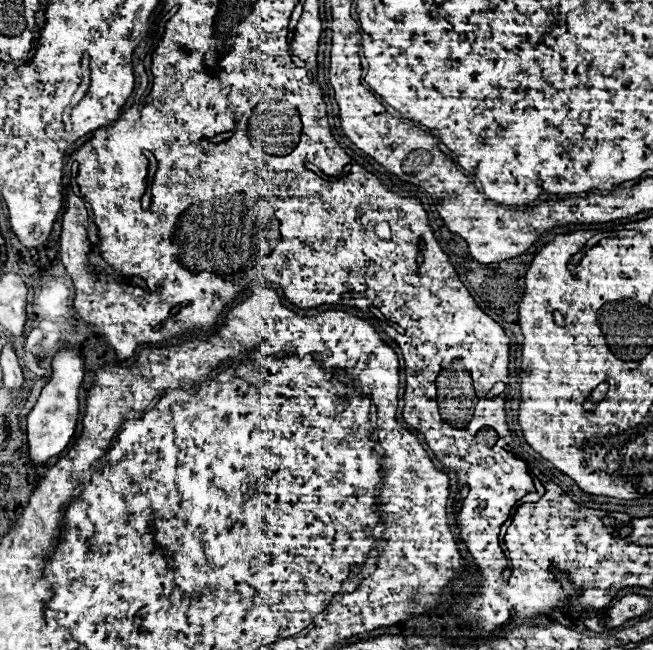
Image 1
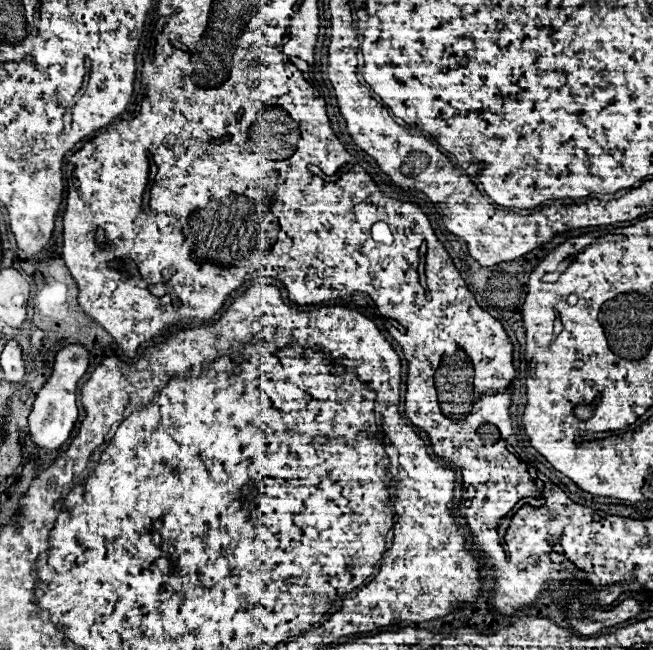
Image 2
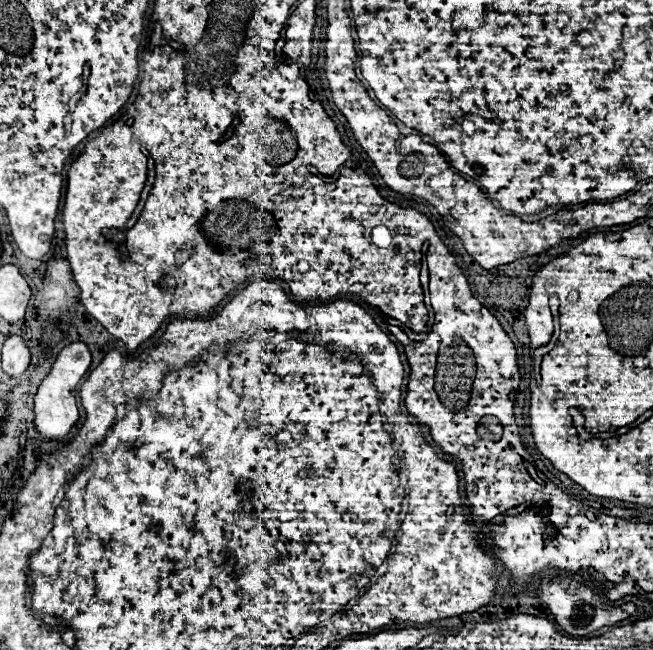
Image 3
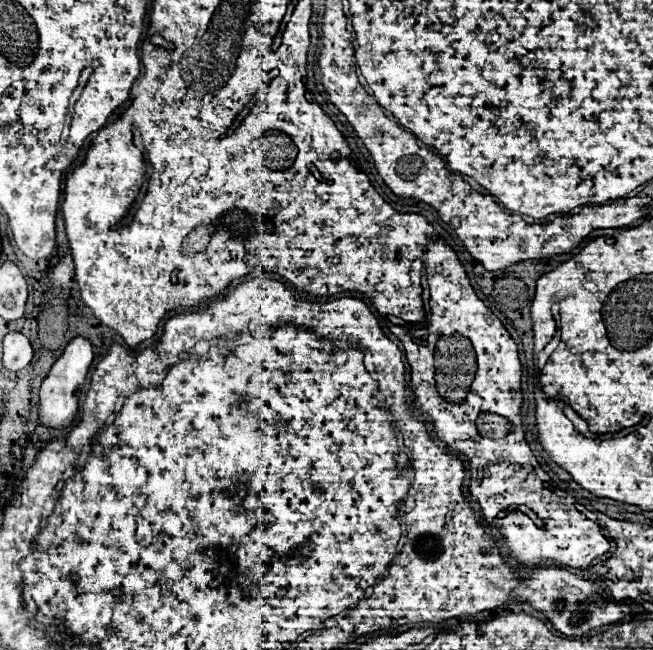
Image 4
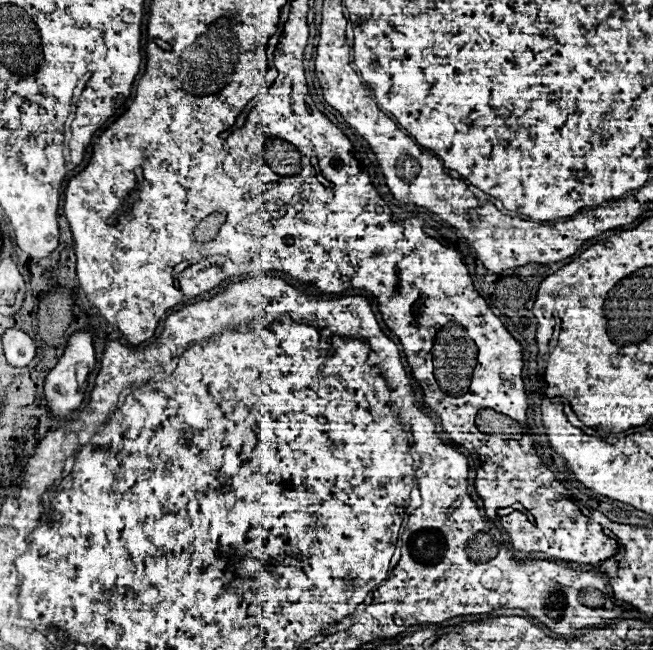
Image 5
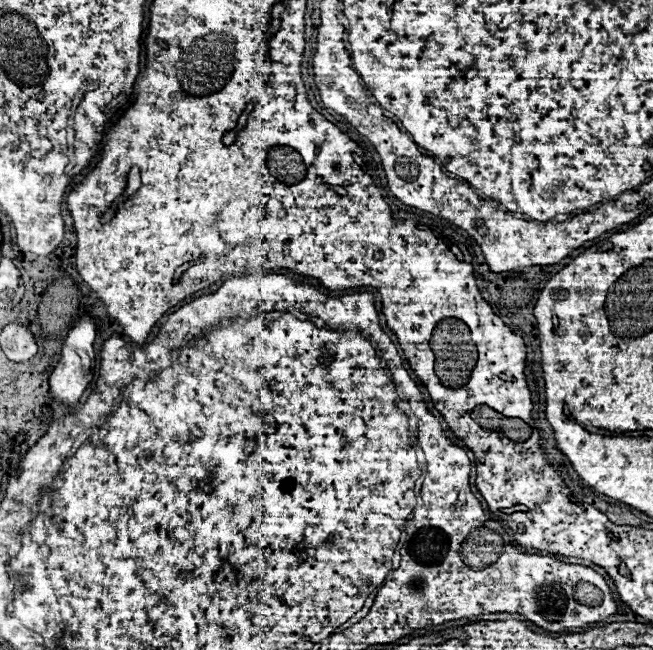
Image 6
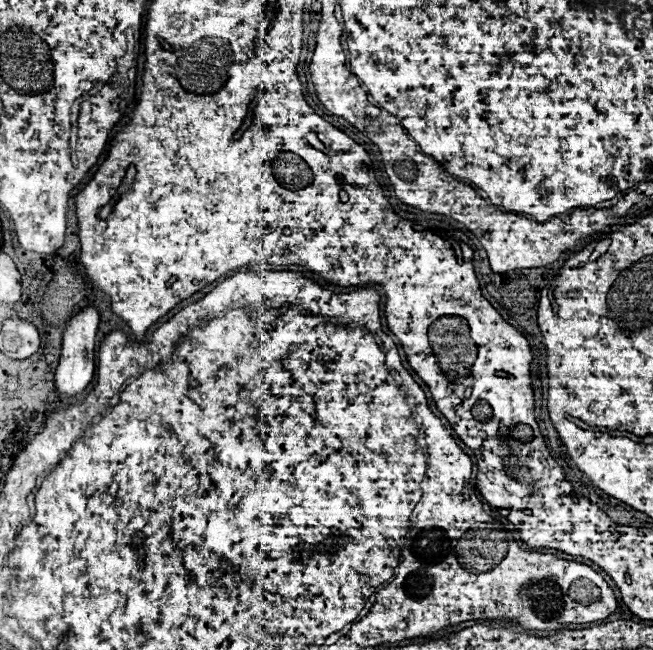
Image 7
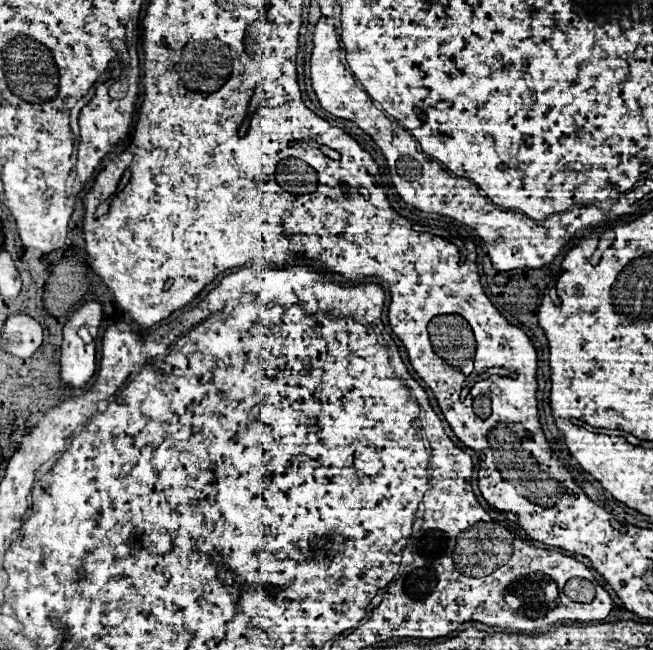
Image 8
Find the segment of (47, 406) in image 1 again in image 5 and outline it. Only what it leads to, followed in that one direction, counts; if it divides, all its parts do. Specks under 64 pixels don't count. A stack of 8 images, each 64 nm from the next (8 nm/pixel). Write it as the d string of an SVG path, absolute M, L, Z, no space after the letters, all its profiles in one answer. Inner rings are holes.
M76 332L70 336L68 346L62 354L62 358L58 360L58 364L52 368L52 372L46 376L44 382L44 400L48 404L48 410L58 416L58 418L66 418L68 414L72 414L84 396L84 384L86 384L86 376L84 372L90 372L94 368L94 346L92 346L92 334L90 332Z

